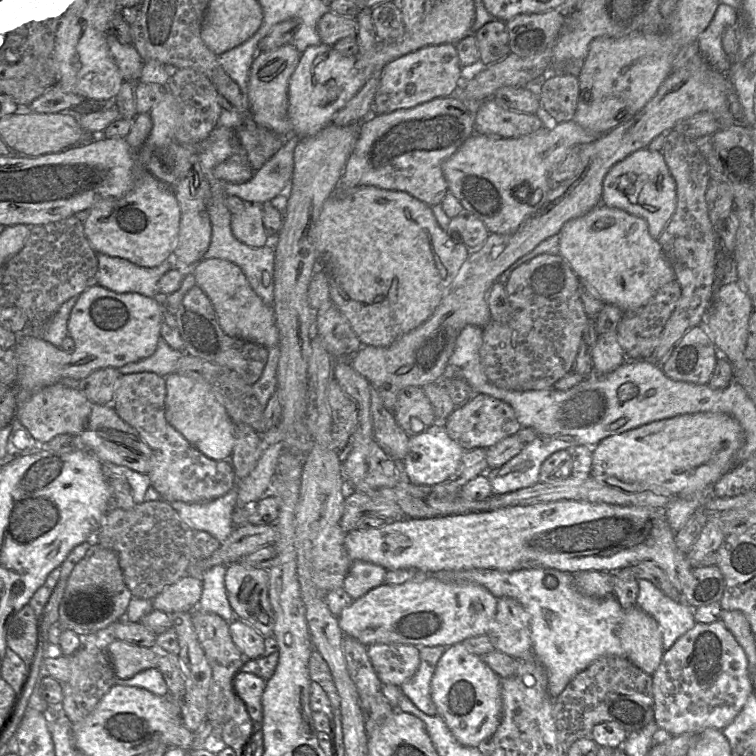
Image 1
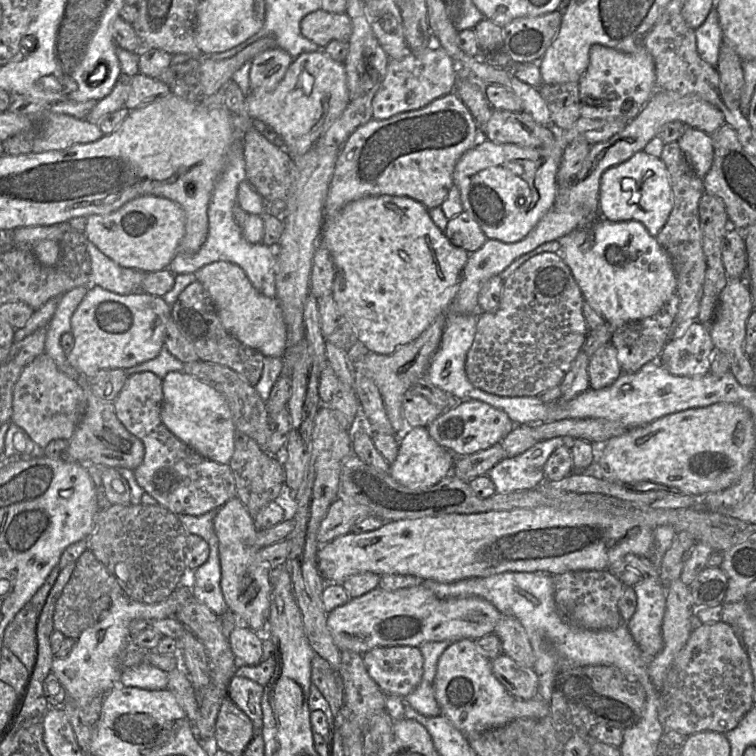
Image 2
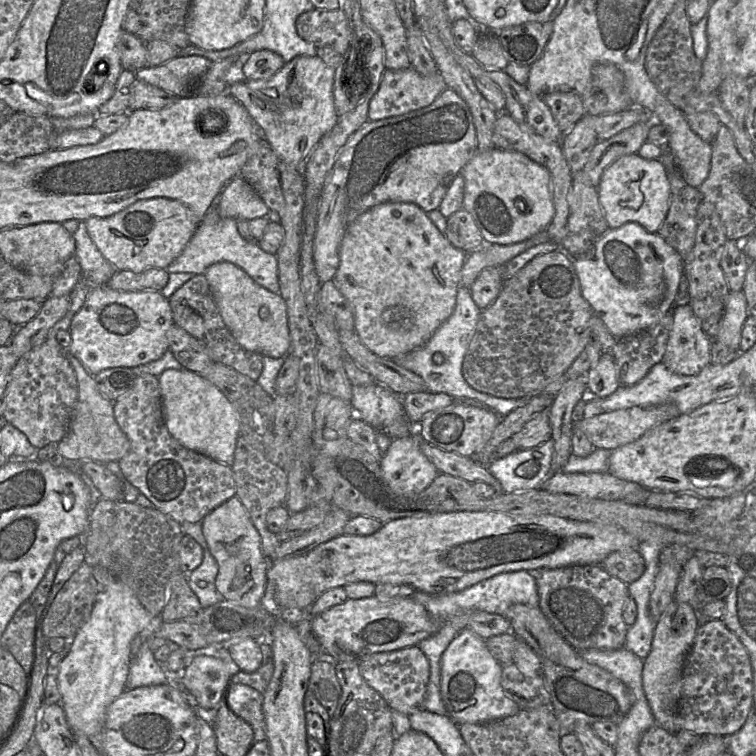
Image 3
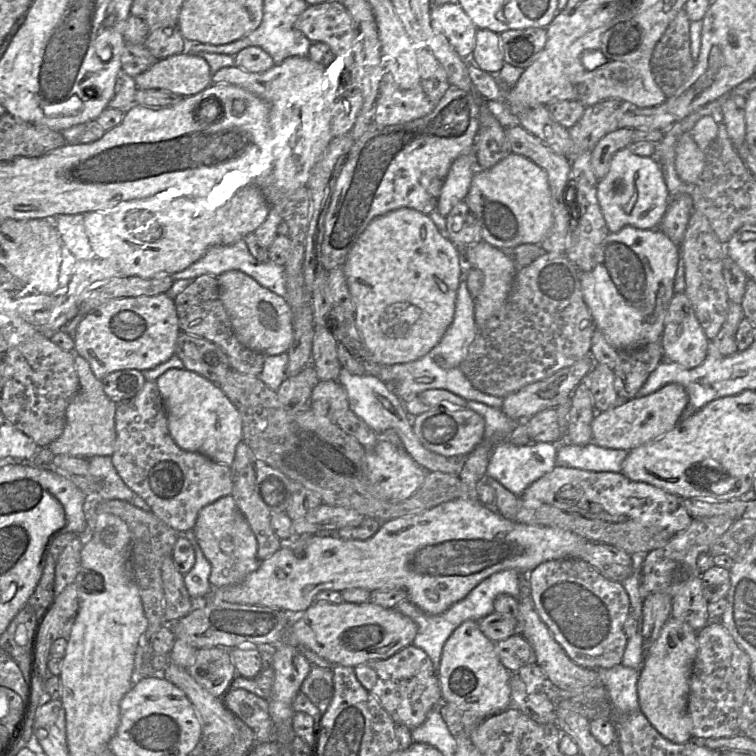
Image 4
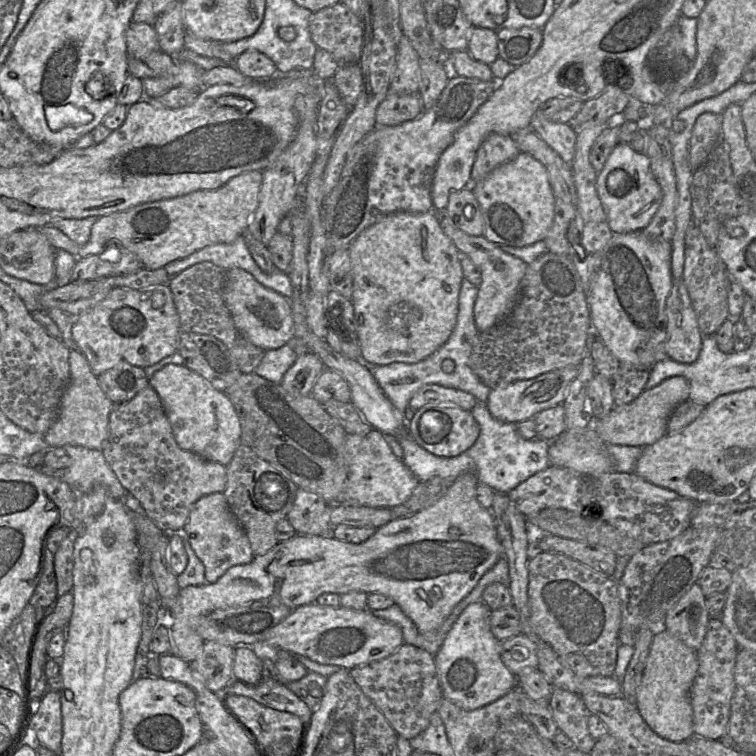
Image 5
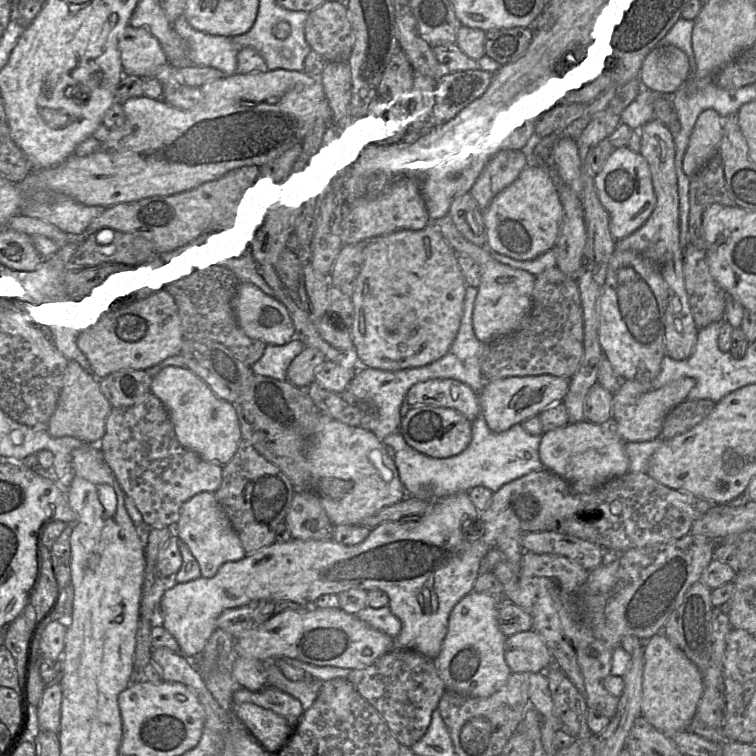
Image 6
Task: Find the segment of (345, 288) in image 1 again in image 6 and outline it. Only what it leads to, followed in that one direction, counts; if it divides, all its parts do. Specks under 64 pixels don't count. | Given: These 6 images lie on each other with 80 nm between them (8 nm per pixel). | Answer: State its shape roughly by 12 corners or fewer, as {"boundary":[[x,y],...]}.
{"boundary":[[436,223],[361,240],[353,356],[384,371],[448,352],[466,282]]}

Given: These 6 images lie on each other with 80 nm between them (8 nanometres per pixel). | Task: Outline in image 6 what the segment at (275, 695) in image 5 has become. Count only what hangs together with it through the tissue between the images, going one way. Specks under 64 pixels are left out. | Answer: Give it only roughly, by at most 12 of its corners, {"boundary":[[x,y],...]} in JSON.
{"boundary":[[270,685],[240,687],[232,699],[283,717],[292,729],[304,713],[298,699]]}

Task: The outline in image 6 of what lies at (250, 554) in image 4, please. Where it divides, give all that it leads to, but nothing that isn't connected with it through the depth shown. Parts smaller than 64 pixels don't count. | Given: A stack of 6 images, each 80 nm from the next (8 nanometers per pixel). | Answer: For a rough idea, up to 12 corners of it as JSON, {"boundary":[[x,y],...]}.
{"boundary":[[213,492],[180,508],[174,528],[204,578],[247,555]]}

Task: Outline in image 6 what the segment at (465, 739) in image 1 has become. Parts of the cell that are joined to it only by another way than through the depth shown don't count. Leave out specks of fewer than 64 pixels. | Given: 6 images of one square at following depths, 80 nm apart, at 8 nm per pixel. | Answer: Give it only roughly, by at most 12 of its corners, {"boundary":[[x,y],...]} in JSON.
{"boundary":[[472,591],[434,659],[446,689],[488,697],[512,671],[497,614]]}

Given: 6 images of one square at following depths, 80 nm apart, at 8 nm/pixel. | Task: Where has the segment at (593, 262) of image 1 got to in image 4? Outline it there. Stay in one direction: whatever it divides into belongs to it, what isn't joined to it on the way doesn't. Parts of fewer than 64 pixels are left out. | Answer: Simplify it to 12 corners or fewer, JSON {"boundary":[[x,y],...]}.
{"boundary":[[659,229],[609,233],[579,272],[616,350],[660,341],[681,257]]}

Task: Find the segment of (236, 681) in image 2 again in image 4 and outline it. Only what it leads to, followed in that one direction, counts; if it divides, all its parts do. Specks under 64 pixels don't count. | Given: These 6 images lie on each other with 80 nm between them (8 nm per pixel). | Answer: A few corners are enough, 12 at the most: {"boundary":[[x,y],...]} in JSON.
{"boundary":[[230,688],[226,708],[255,733],[272,742],[268,701],[244,689]]}

